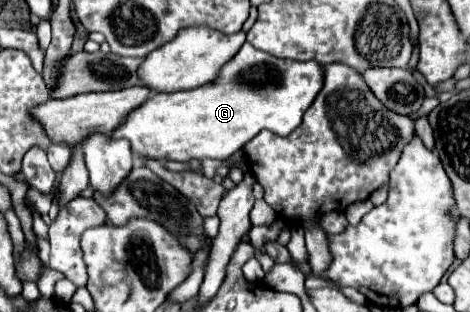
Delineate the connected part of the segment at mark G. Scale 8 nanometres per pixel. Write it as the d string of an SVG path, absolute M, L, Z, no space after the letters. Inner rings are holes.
M245 41L239 53L221 67L217 79L195 89L155 93L127 115L111 139L127 139L133 155L143 159L225 161L263 129L281 137L289 135L321 87L323 69L319 63L279 59Z

